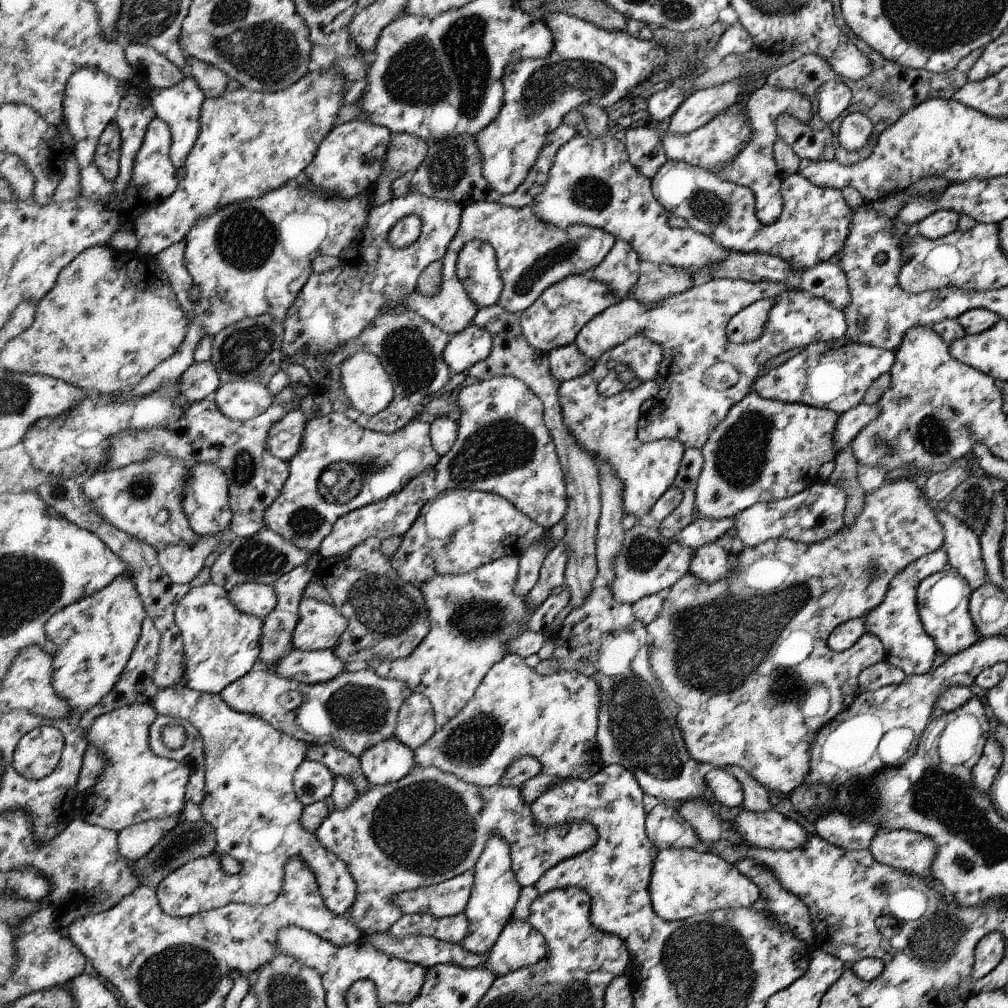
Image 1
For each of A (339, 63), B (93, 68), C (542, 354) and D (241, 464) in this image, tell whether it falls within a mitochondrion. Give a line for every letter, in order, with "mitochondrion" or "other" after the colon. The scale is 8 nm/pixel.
A: other
B: other
C: other
D: mitochondrion

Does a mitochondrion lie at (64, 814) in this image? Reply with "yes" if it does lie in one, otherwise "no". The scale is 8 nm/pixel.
no

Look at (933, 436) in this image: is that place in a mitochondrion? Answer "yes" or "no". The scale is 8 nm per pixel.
yes

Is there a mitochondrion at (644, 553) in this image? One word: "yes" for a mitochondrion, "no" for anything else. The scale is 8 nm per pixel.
yes

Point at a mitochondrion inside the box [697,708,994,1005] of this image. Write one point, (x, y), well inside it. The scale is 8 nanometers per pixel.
(935, 945)

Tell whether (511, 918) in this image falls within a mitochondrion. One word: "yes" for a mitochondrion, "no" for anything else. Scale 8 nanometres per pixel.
no

